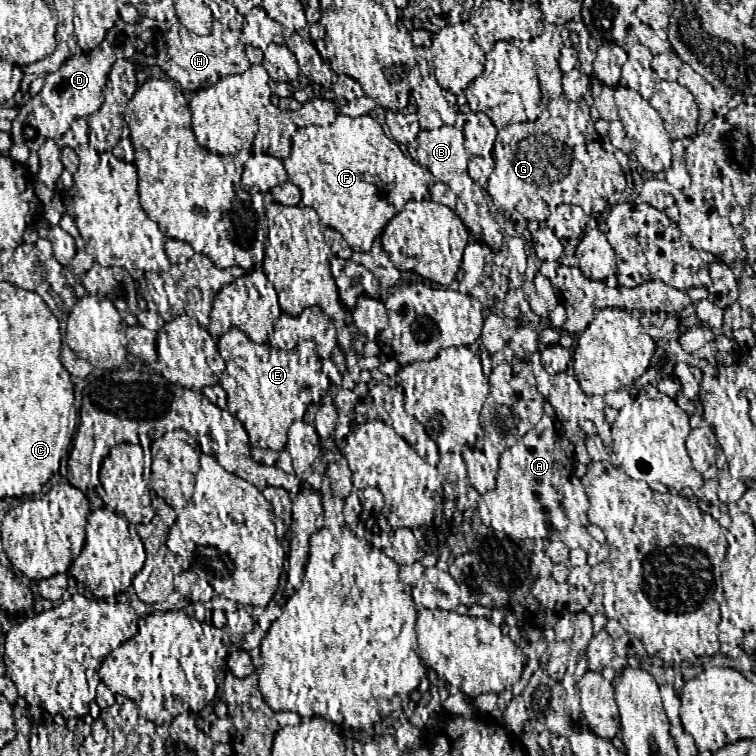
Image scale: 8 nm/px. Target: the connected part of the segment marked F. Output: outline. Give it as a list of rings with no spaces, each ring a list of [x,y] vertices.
[[[337,113],[335,121],[327,127],[309,125],[297,129],[291,139],[291,151],[283,159],[283,167],[287,179],[301,191],[301,205],[309,207],[319,217],[319,223],[323,227],[337,231],[343,243],[359,253],[371,249],[373,239],[383,231],[387,221],[403,209],[409,199],[423,199],[431,183],[429,171],[419,167],[399,149],[399,145],[389,141],[383,135],[379,123],[369,115],[347,117]]]

